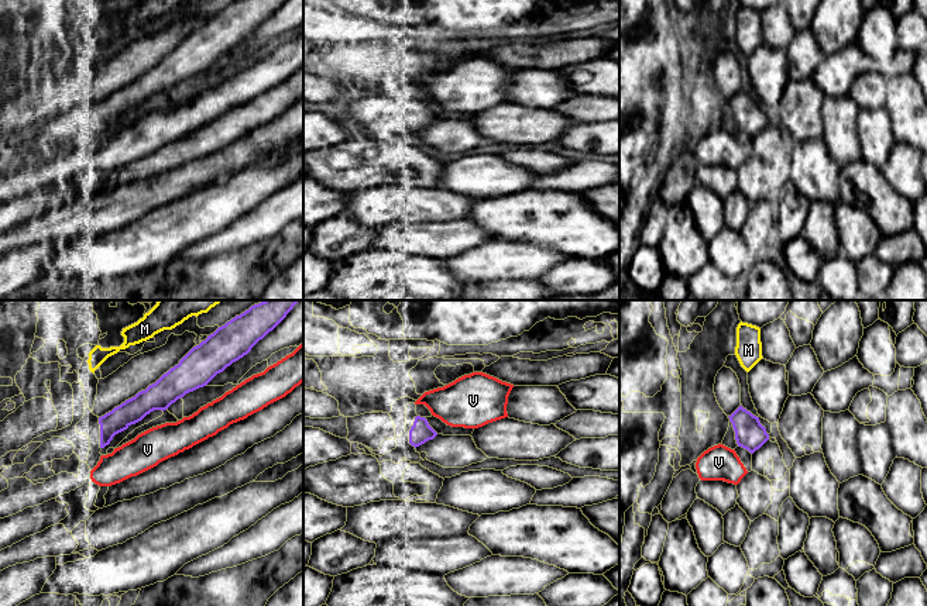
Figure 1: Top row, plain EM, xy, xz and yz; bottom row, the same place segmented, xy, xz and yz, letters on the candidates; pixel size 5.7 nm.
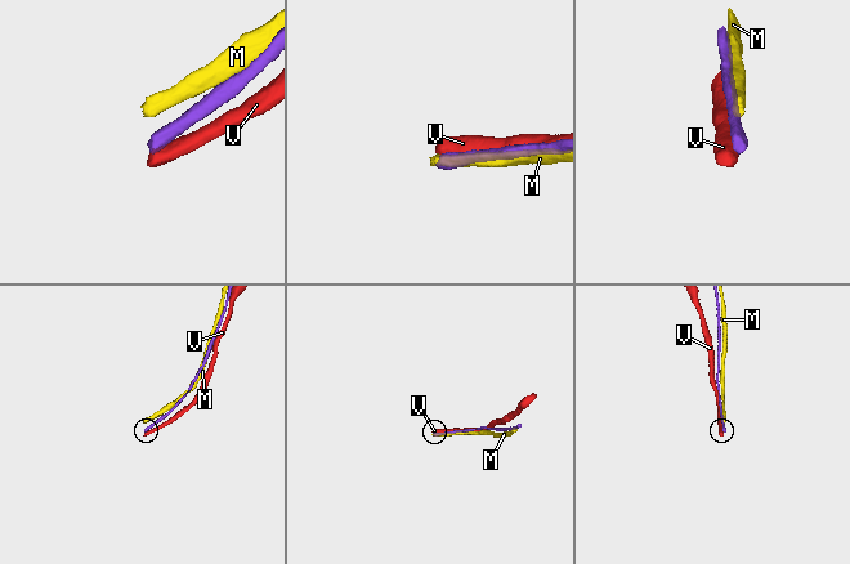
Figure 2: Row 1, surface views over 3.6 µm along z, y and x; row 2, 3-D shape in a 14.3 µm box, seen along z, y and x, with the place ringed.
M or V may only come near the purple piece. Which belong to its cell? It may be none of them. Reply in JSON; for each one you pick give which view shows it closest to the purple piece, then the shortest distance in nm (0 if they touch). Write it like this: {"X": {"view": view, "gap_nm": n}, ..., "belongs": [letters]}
{"belongs": []}

